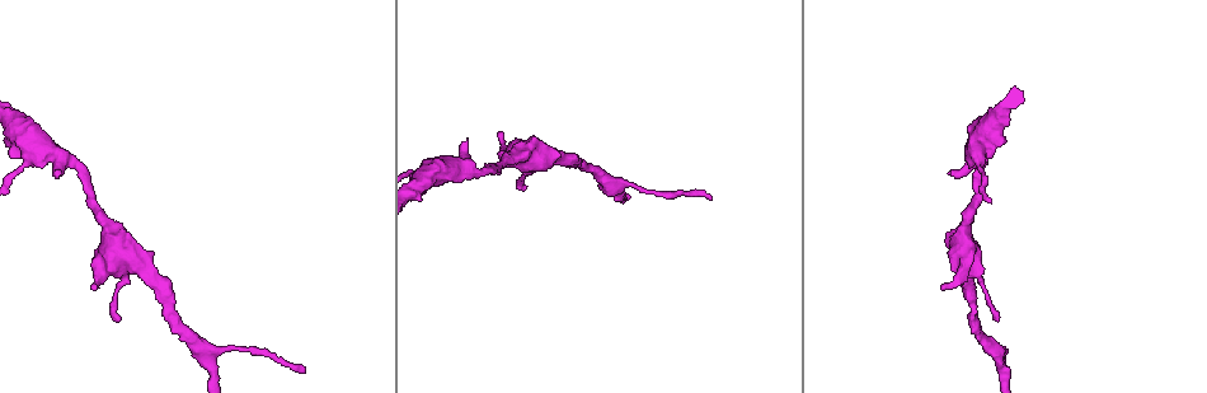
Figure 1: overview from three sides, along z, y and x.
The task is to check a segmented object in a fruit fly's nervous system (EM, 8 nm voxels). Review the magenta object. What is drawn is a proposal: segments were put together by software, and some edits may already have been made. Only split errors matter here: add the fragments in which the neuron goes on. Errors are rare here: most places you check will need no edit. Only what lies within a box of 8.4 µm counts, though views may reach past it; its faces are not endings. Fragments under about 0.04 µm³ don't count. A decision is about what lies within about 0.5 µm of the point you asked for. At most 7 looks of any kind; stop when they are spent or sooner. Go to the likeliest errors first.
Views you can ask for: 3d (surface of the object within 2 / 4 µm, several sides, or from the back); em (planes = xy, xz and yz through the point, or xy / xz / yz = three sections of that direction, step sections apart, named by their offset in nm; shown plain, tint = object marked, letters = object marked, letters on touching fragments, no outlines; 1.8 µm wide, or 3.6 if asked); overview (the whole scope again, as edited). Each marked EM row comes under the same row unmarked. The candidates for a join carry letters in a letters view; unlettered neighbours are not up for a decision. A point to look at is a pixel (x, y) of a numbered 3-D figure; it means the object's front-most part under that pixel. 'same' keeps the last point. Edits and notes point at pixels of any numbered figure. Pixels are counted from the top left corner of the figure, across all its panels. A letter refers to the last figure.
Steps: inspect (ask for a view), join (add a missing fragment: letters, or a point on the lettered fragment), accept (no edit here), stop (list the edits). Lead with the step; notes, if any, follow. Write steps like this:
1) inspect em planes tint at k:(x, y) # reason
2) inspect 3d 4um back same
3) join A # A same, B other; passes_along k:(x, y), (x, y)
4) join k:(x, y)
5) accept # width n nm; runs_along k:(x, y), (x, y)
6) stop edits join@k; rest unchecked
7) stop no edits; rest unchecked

inspect 3d 4um at 1:(61, 170)

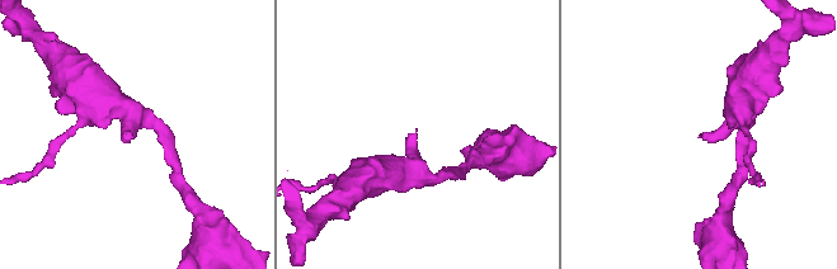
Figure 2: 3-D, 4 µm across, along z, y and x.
inspect em planes letters at 2:(414, 133) # shape alone is not enough

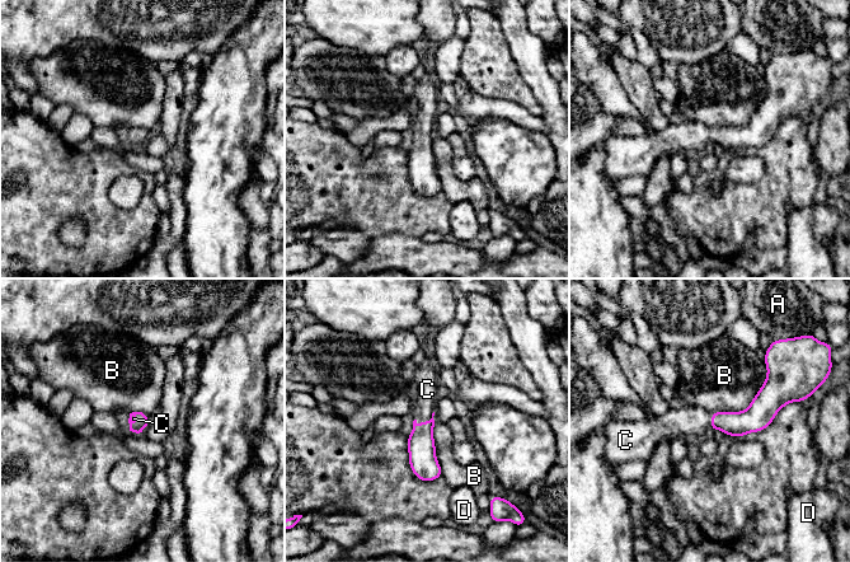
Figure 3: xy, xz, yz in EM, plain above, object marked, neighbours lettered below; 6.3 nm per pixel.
join C # A other, B other, C same, D other; passes_along 3:(421, 444), (424, 421), (427, 389); it goes on there

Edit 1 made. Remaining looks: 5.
inspect overview # redraw

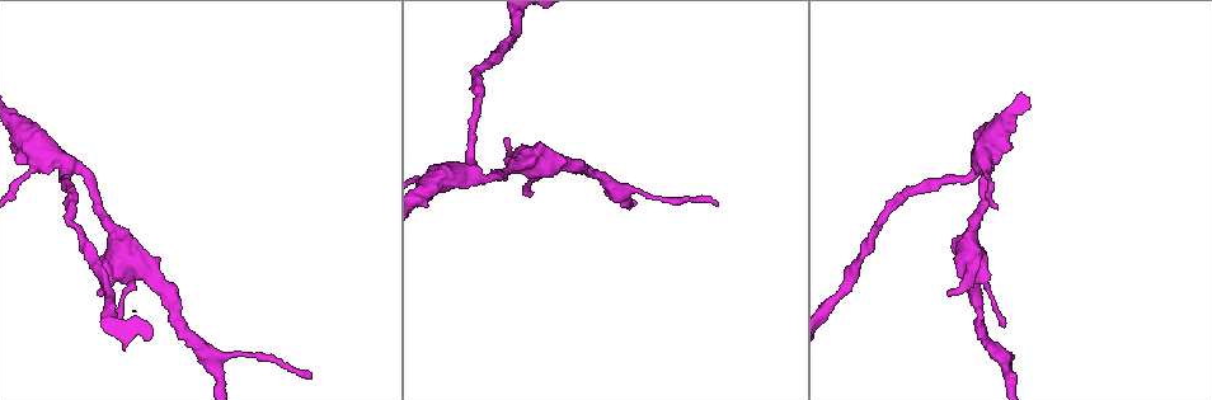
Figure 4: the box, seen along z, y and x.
inspect 3d 4um at 4:(717, 203) # thin end

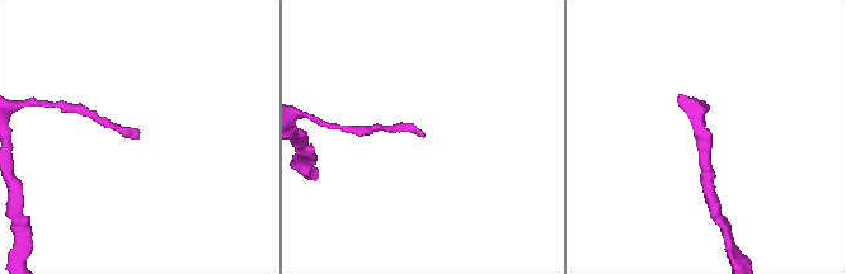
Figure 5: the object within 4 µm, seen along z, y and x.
inspect em planes letters at 5:(425, 136) # shape alone is not enough

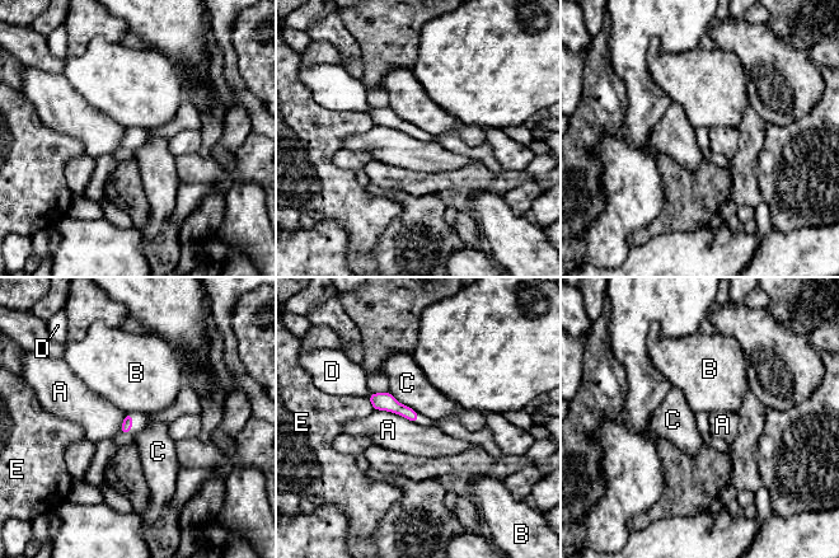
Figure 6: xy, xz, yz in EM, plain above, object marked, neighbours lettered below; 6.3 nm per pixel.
accept # A other, B other, C other, D other, E other; runs_along 6:(374, 395), (415, 418); none of them fits

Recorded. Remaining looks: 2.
inspect em yz step 4 tint at 4:(951, 294) # an open end

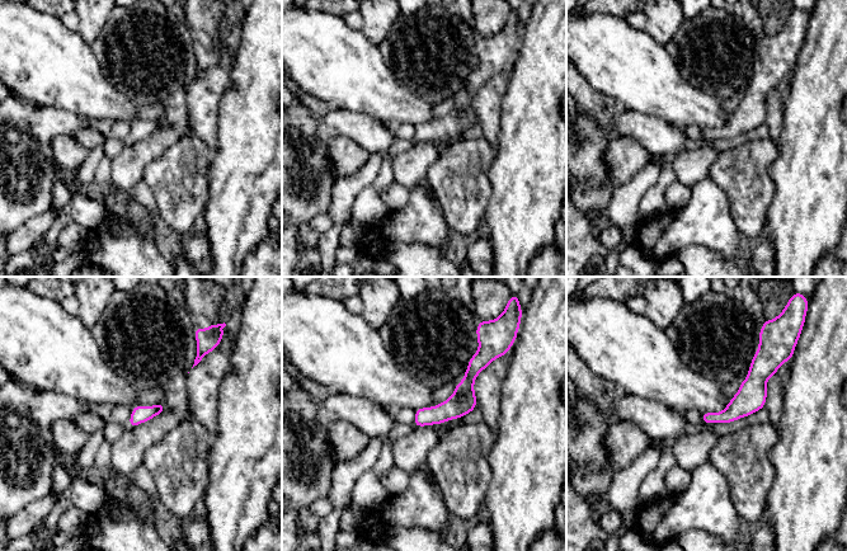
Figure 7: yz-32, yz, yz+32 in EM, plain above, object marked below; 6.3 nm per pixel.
inspect em planes letters same # cut it another way

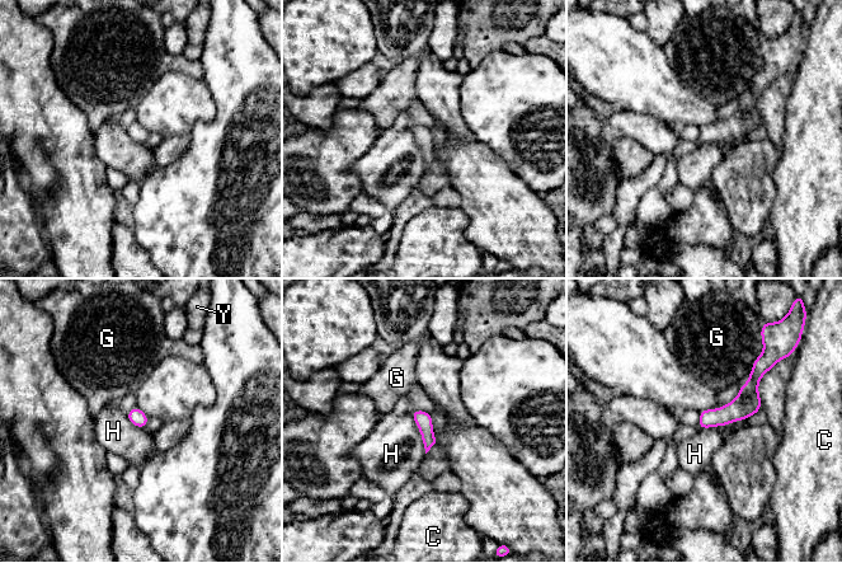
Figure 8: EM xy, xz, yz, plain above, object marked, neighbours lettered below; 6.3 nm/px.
accept # C other, G other, H other, Y other; runs_along 8:(758, 364), (748, 394), (701, 425); none of them fits

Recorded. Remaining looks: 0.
stop edits join@3; rest unchecked

